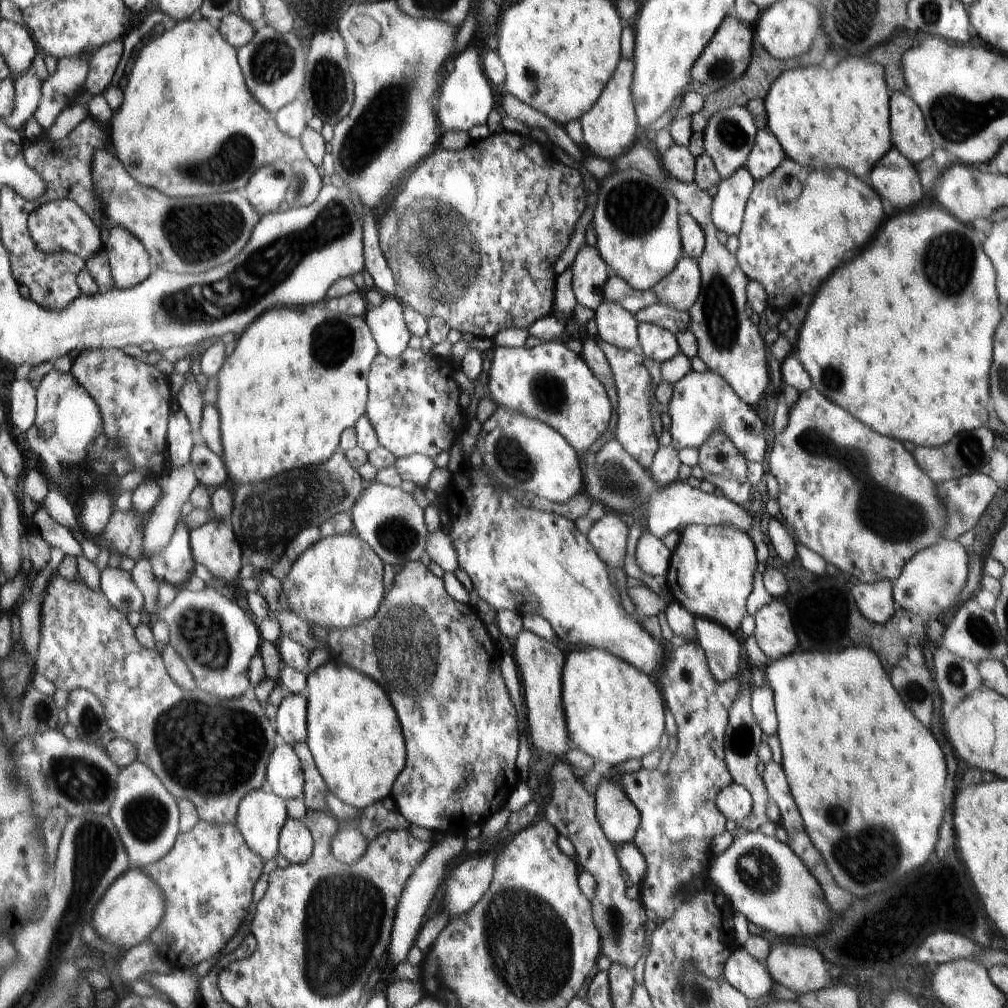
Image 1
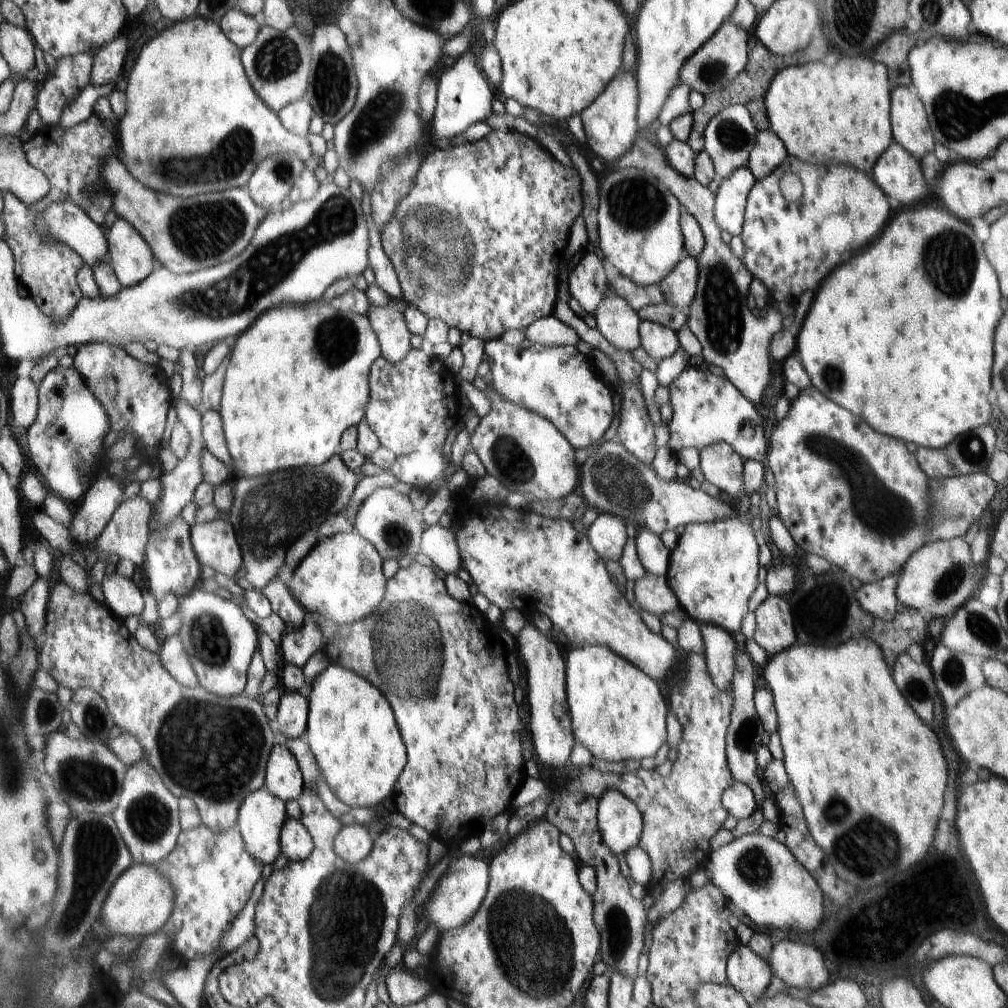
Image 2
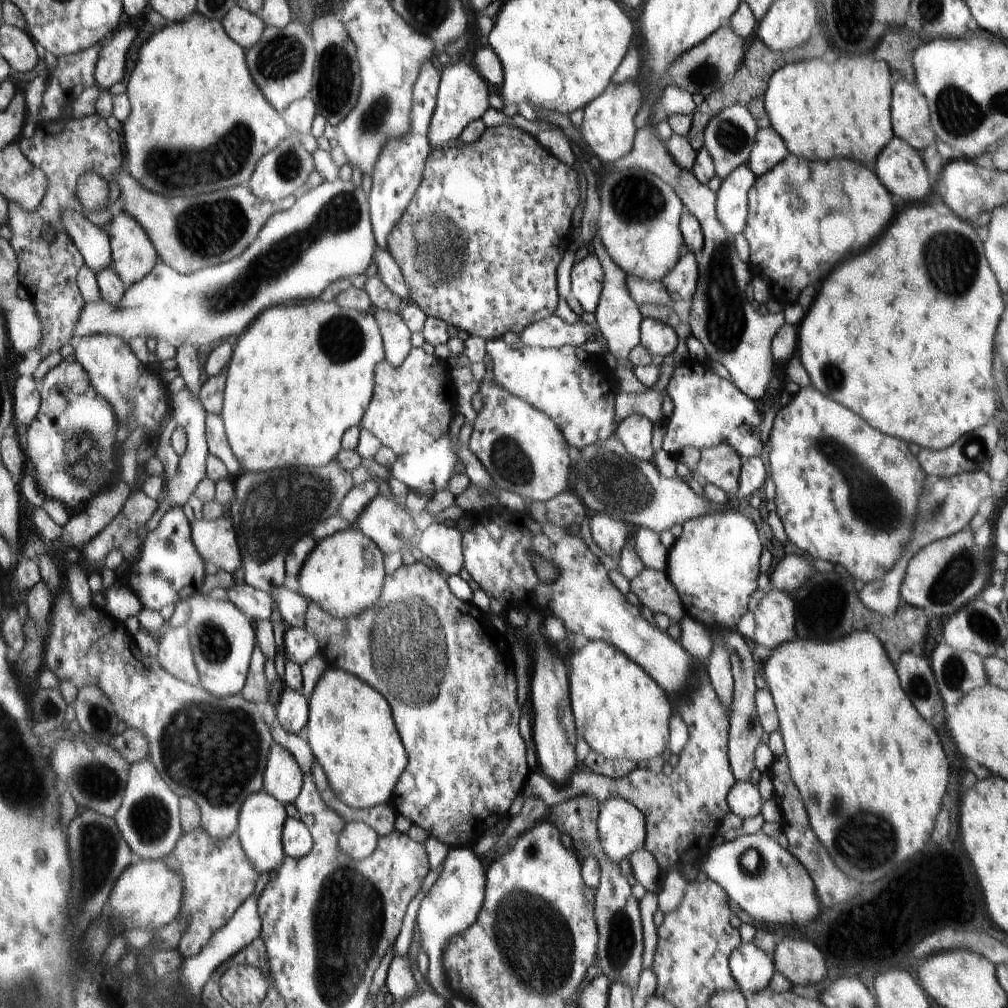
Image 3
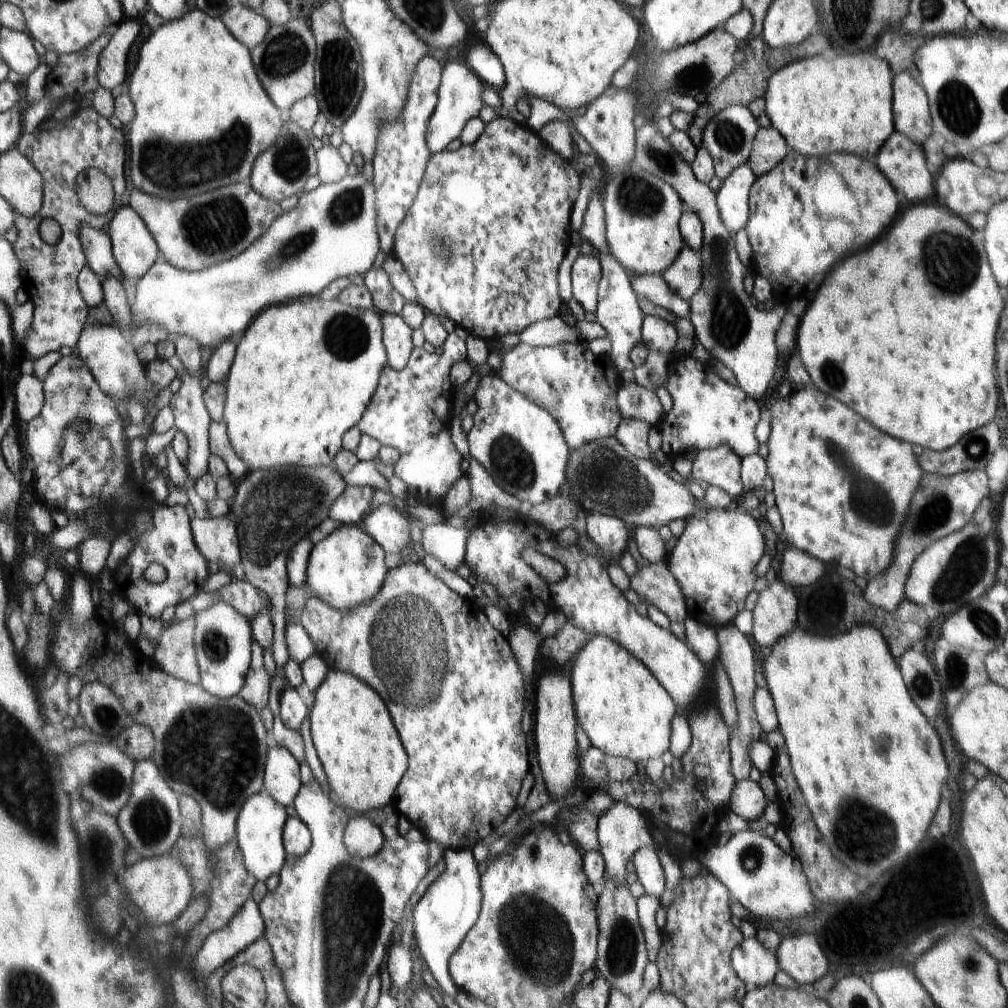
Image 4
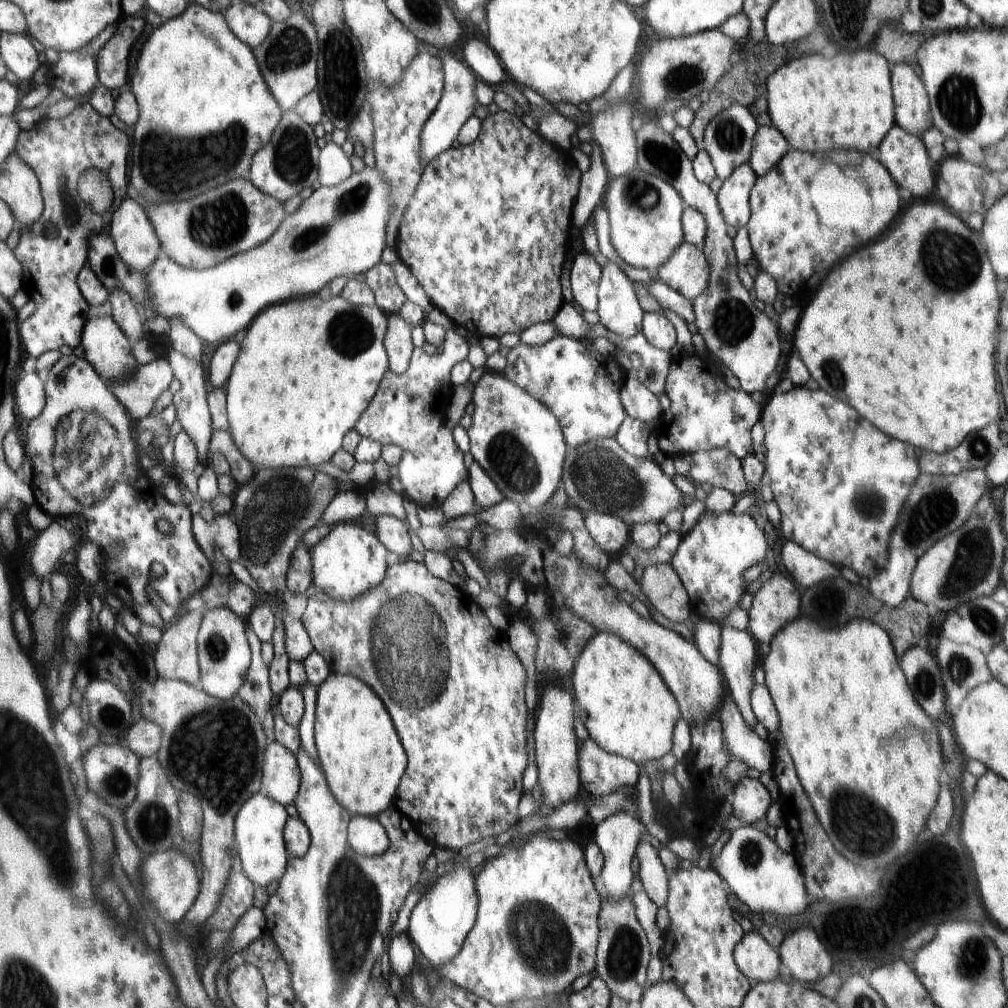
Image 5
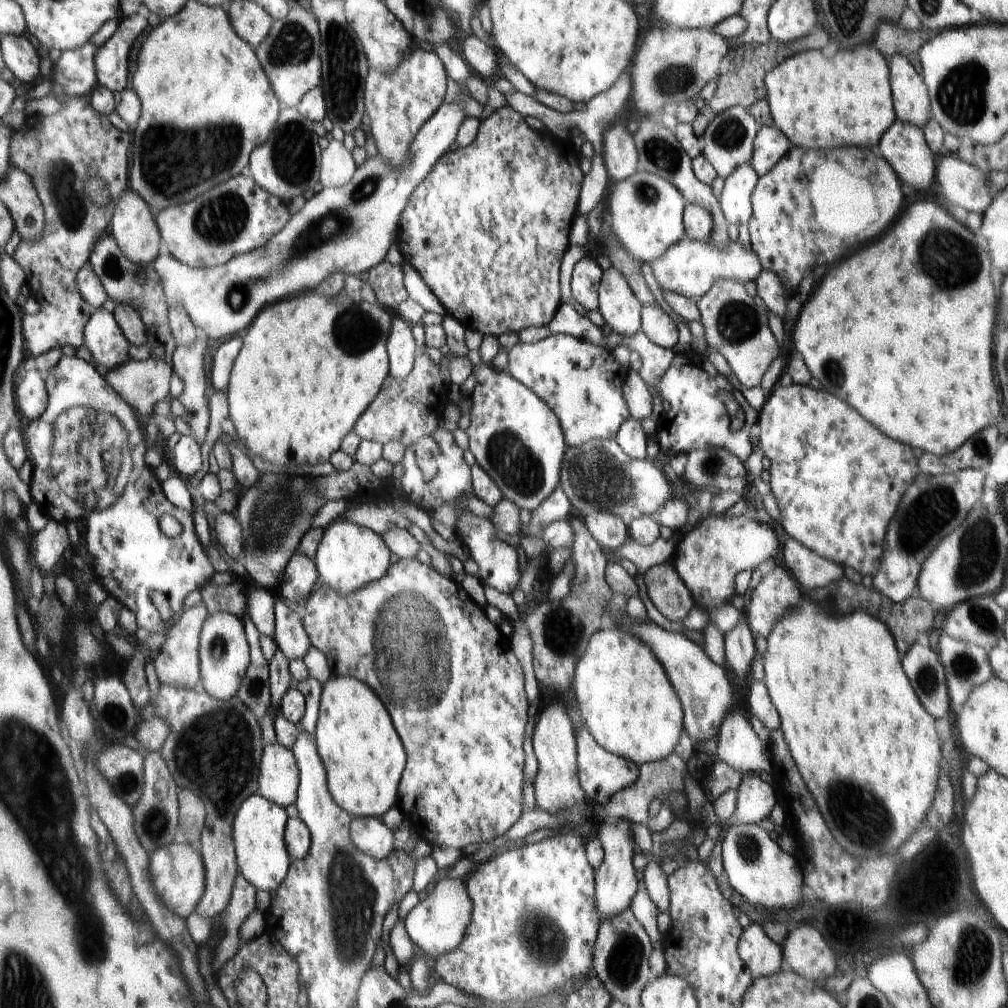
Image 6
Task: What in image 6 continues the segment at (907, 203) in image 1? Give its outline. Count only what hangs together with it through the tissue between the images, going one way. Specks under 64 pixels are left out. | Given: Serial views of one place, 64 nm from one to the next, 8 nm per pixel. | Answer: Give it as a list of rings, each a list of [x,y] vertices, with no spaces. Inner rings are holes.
[[[901,120],[894,121],[890,128],[890,134],[886,134],[886,138],[881,138],[876,151],[893,166],[897,177],[904,185],[912,186],[918,192],[926,192],[928,188],[935,190],[937,166],[934,164],[934,156],[932,156],[929,143],[926,142],[924,130]]]

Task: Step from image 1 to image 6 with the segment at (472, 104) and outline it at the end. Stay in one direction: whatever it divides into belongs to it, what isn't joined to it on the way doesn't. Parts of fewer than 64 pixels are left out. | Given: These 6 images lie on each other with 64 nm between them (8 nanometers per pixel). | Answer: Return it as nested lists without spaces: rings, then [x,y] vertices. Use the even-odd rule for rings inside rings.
[[[447,44],[434,45],[430,48],[434,50],[438,58],[441,58],[450,78],[454,82],[462,84],[463,89],[452,102],[442,101],[437,112],[425,122],[424,127],[418,132],[410,150],[411,164],[405,169],[394,167],[378,154],[370,160],[367,159],[356,169],[352,178],[344,186],[340,188],[323,187],[322,190],[314,193],[312,198],[306,200],[304,206],[294,214],[294,218],[289,218],[290,226],[286,226],[286,230],[282,230],[282,234],[278,234],[278,238],[274,238],[274,242],[270,242],[270,246],[260,246],[258,250],[235,256],[224,265],[203,269],[191,267],[180,262],[174,256],[169,244],[164,241],[161,256],[158,257],[155,265],[170,308],[185,306],[192,320],[197,324],[198,330],[212,340],[230,339],[236,332],[252,325],[253,321],[259,316],[258,312],[261,312],[264,306],[290,299],[290,294],[294,296],[294,294],[314,291],[326,278],[330,278],[330,274],[342,273],[358,276],[360,272],[369,271],[372,266],[376,266],[386,256],[386,252],[392,244],[392,232],[396,230],[398,220],[401,220],[401,214],[404,212],[405,206],[408,205],[413,190],[425,180],[435,162],[450,150],[450,146],[454,144],[458,128],[467,118],[461,105],[465,95],[471,92],[464,85],[466,79],[472,75],[471,70],[466,65],[467,62],[455,54]]]

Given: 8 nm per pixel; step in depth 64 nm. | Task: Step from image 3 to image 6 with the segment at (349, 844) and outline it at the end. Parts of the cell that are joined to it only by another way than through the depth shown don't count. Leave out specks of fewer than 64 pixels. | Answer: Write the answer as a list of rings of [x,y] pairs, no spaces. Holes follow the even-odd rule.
[[[355,817],[350,834],[358,850],[377,859],[384,860],[396,848],[393,831],[382,819]]]

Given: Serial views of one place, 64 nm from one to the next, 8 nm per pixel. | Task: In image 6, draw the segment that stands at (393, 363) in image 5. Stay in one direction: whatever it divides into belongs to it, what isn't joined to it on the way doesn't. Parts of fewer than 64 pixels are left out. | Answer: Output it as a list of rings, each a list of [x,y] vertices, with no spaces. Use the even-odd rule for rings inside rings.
[[[394,317],[389,332],[390,374],[403,379],[411,373],[418,348],[412,326],[402,317]]]

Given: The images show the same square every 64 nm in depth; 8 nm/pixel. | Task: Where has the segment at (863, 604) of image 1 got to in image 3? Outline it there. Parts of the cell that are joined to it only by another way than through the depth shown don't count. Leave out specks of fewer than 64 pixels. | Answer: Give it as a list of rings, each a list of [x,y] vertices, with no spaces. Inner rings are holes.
[[[984,471],[960,472],[948,478],[930,475],[930,486],[926,486],[926,502],[922,502],[922,518],[917,518],[916,524],[915,517],[912,528],[913,540],[905,547],[902,558],[898,560],[898,570],[890,569],[890,574],[886,573],[880,581],[865,583],[862,590],[858,592],[864,606],[883,617],[894,619],[902,599],[901,586],[904,584],[905,572],[913,554],[931,542],[941,541],[962,532],[970,524],[972,516],[978,512],[978,506],[988,496],[990,496],[990,478]]]

